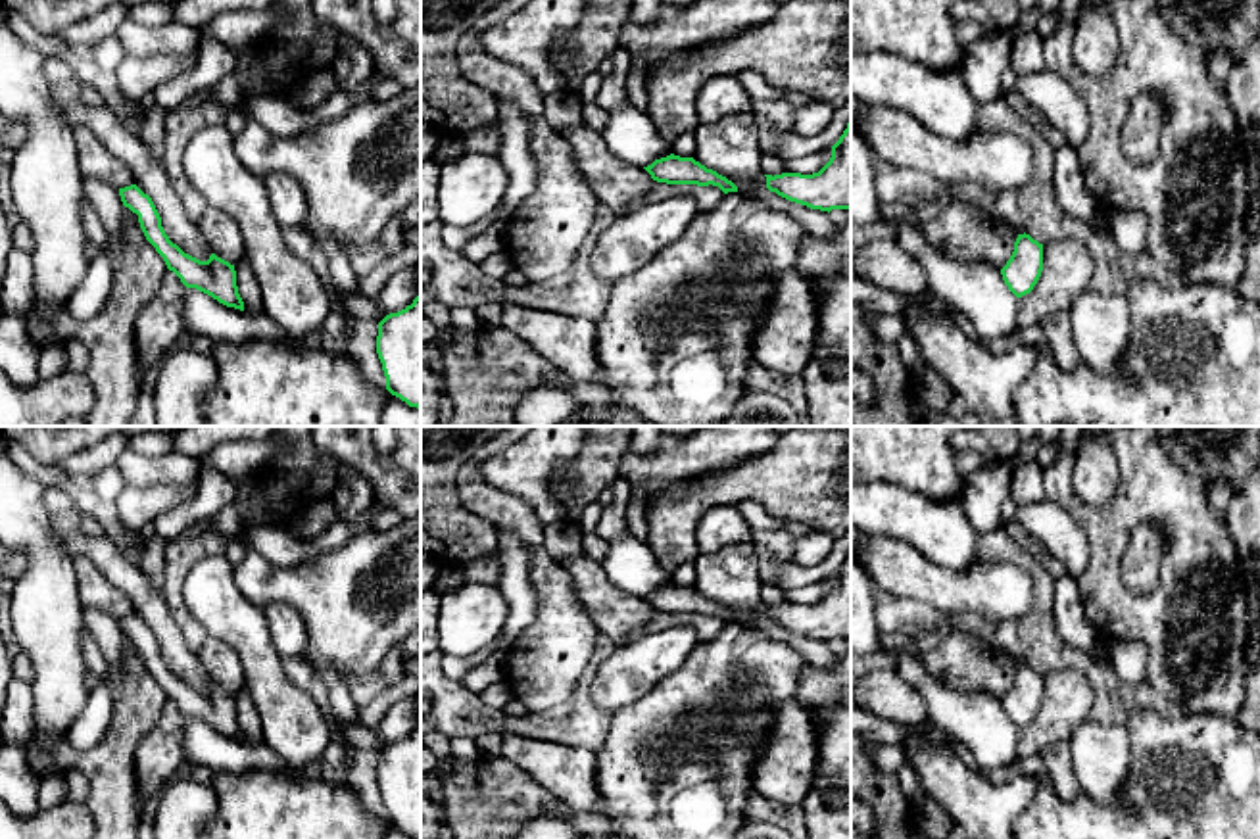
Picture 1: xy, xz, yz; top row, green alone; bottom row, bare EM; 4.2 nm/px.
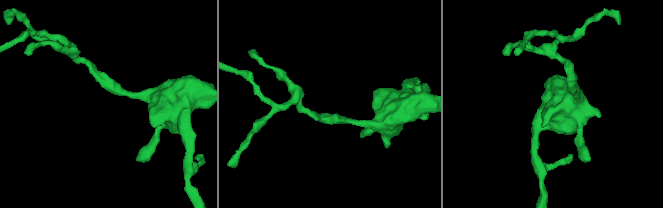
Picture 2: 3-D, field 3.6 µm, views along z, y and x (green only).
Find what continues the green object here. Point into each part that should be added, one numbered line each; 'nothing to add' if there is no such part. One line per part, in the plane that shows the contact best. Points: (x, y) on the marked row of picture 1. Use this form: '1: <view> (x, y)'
nothing to add

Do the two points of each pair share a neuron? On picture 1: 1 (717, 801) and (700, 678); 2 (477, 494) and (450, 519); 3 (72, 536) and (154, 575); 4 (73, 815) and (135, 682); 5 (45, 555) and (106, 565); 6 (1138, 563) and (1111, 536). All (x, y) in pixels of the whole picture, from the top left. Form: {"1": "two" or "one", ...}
{"1": "one", "2": "two", "3": "two", "4": "two", "5": "two", "6": "two"}

